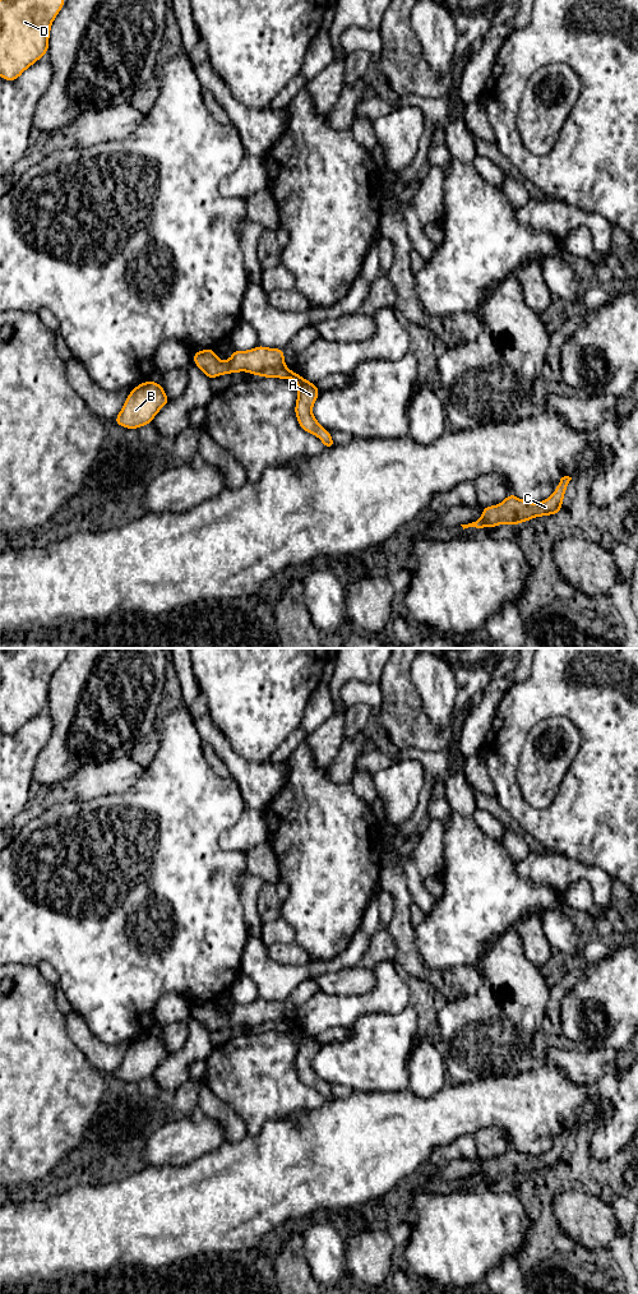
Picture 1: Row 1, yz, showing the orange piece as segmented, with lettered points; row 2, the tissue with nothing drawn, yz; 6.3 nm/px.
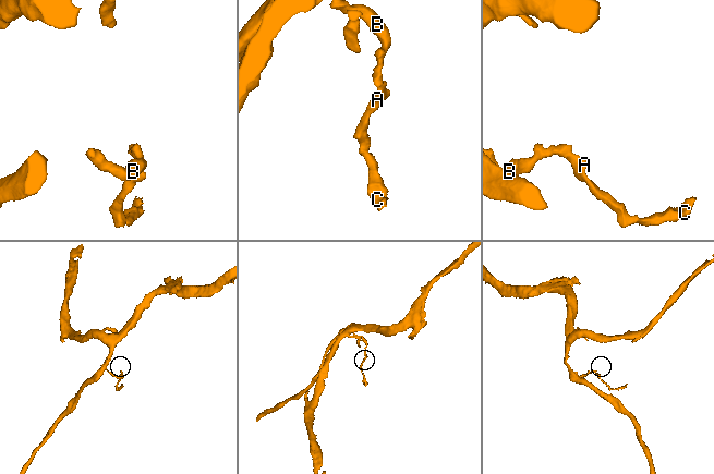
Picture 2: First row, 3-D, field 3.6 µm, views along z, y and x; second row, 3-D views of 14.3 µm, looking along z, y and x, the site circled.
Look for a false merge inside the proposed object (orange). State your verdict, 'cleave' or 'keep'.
cleave

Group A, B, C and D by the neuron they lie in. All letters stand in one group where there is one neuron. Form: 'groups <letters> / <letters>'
groups A C / B D

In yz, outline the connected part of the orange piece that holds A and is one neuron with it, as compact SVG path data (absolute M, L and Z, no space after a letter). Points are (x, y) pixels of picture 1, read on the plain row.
M285 1017L265 1022L260 1030L264 1031L279 1031L279 1032L293 1032L299 1040L295 1068L299 1075L299 1078L304 1085L319 1090L324 1101L332 1101L337 1097L332 1094L330 1086L324 1082L314 1071L311 1062L314 1055L319 1049L319 1041L311 1036L305 1034L296 1025L291 1025Z

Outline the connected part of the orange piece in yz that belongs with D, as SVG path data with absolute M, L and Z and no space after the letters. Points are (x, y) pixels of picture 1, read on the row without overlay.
M64 648L0 651L0 730L14 735L43 711L50 683L65 657Z

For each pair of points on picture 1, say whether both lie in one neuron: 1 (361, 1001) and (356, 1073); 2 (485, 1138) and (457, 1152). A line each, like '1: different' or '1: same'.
1: different
2: same

